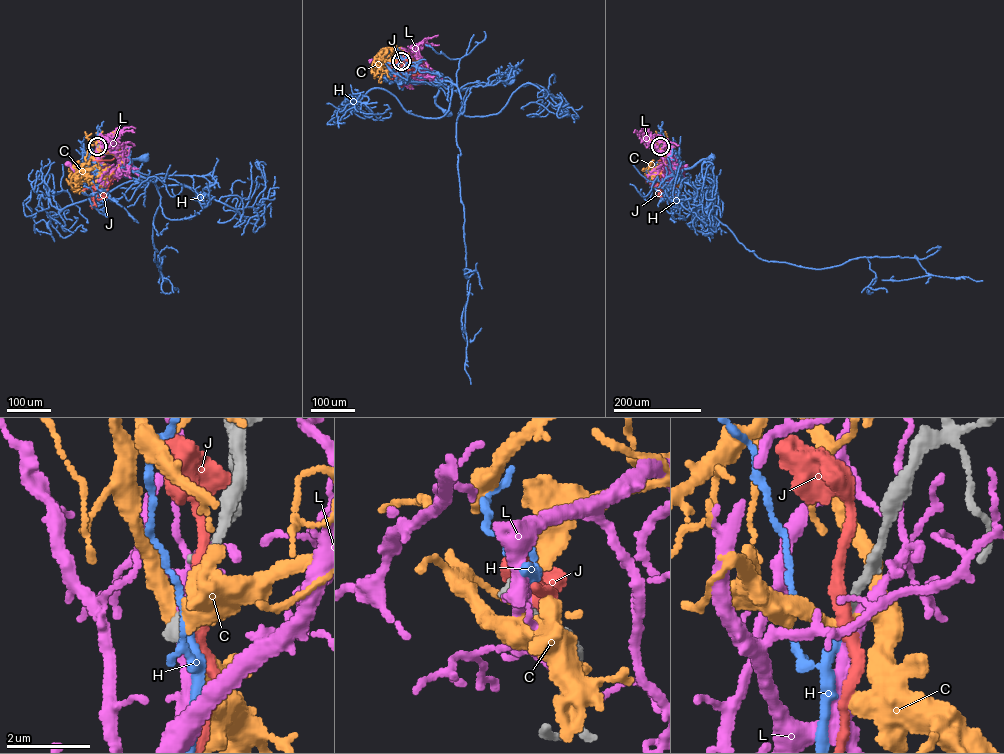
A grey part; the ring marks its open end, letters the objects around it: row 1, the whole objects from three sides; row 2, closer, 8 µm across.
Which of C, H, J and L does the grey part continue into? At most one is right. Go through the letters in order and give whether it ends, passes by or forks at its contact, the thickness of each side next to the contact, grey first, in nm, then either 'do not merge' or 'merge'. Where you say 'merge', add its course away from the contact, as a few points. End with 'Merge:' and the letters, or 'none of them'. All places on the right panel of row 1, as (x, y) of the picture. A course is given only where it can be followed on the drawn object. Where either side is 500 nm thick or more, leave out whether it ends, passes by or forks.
C: it forks; calibres 360 and 260 nm; do not merge
H: it passes by; calibres 340 and 240 nm; merge; course (659, 146), (659, 154), (663, 153), (679, 171), (710, 158)
J: it passes by; calibres 360 and 340 nm; do not merge
L: it passes by; calibres 360 and 340 nm; do not merge
Merge: H

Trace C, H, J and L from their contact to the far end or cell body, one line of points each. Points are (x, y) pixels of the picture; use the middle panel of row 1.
C: (401, 61), (396, 49), (380, 50), (391, 45)
H: (401, 61), (410, 61), (419, 68), (433, 71), (432, 77), (438, 88), (435, 103), (447, 112)
J: (401, 61), (413, 62), (413, 70), (419, 71), (400, 60), (392, 74), (407, 63), (412, 65), (411, 59)
L: (401, 61), (407, 64), (377, 56), (371, 60)

